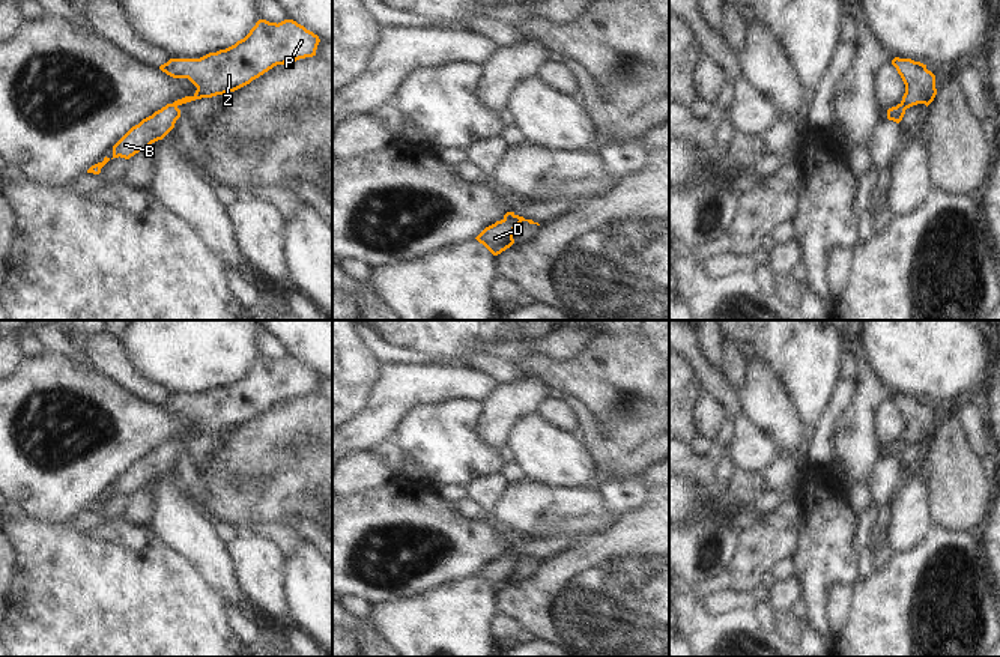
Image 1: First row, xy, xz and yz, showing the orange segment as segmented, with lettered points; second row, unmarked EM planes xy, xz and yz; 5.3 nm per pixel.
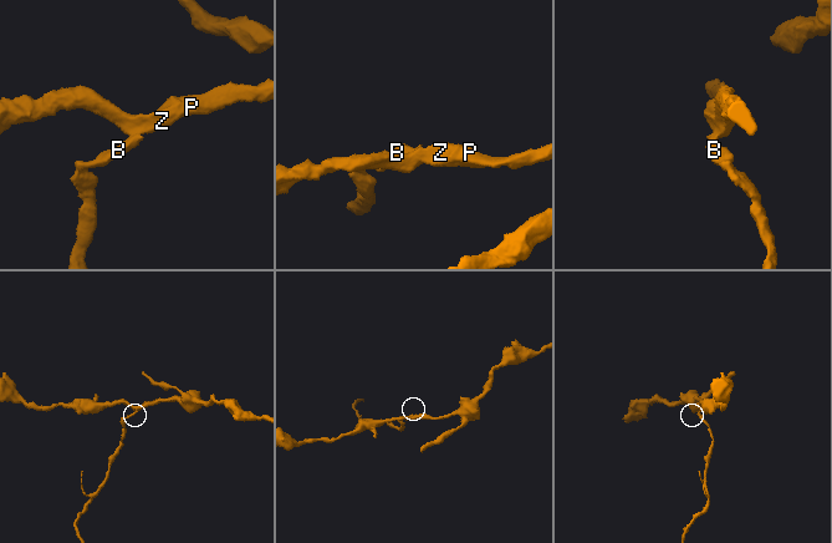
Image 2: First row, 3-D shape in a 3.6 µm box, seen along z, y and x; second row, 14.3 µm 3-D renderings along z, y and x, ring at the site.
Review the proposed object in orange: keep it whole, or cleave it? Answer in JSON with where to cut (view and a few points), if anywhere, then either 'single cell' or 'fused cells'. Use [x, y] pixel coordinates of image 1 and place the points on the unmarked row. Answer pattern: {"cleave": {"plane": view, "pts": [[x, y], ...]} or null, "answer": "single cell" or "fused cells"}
{"cleave": {"plane": "yz", "pts": [[900, 441], [906, 445]]}, "answer": "fused cells"}

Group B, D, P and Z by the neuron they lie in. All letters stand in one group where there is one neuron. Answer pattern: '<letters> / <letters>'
B / D P Z

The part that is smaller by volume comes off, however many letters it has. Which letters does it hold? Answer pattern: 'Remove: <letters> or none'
Remove: B

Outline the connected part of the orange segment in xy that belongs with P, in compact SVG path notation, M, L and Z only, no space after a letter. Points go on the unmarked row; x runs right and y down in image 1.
M259 356L250 370L235 382L209 389L200 395L170 395L159 406L173 415L188 415L197 424L192 433L185 433L173 439L174 442L182 442L195 436L235 428L277 401L313 394L316 392L319 379L317 371L293 356L284 356L278 361Z

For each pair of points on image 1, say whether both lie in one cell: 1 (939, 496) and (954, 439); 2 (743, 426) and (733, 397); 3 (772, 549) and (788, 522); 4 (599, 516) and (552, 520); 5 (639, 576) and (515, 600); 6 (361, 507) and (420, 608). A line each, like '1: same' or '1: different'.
1: same
2: same
3: same
4: same
5: same
6: different

